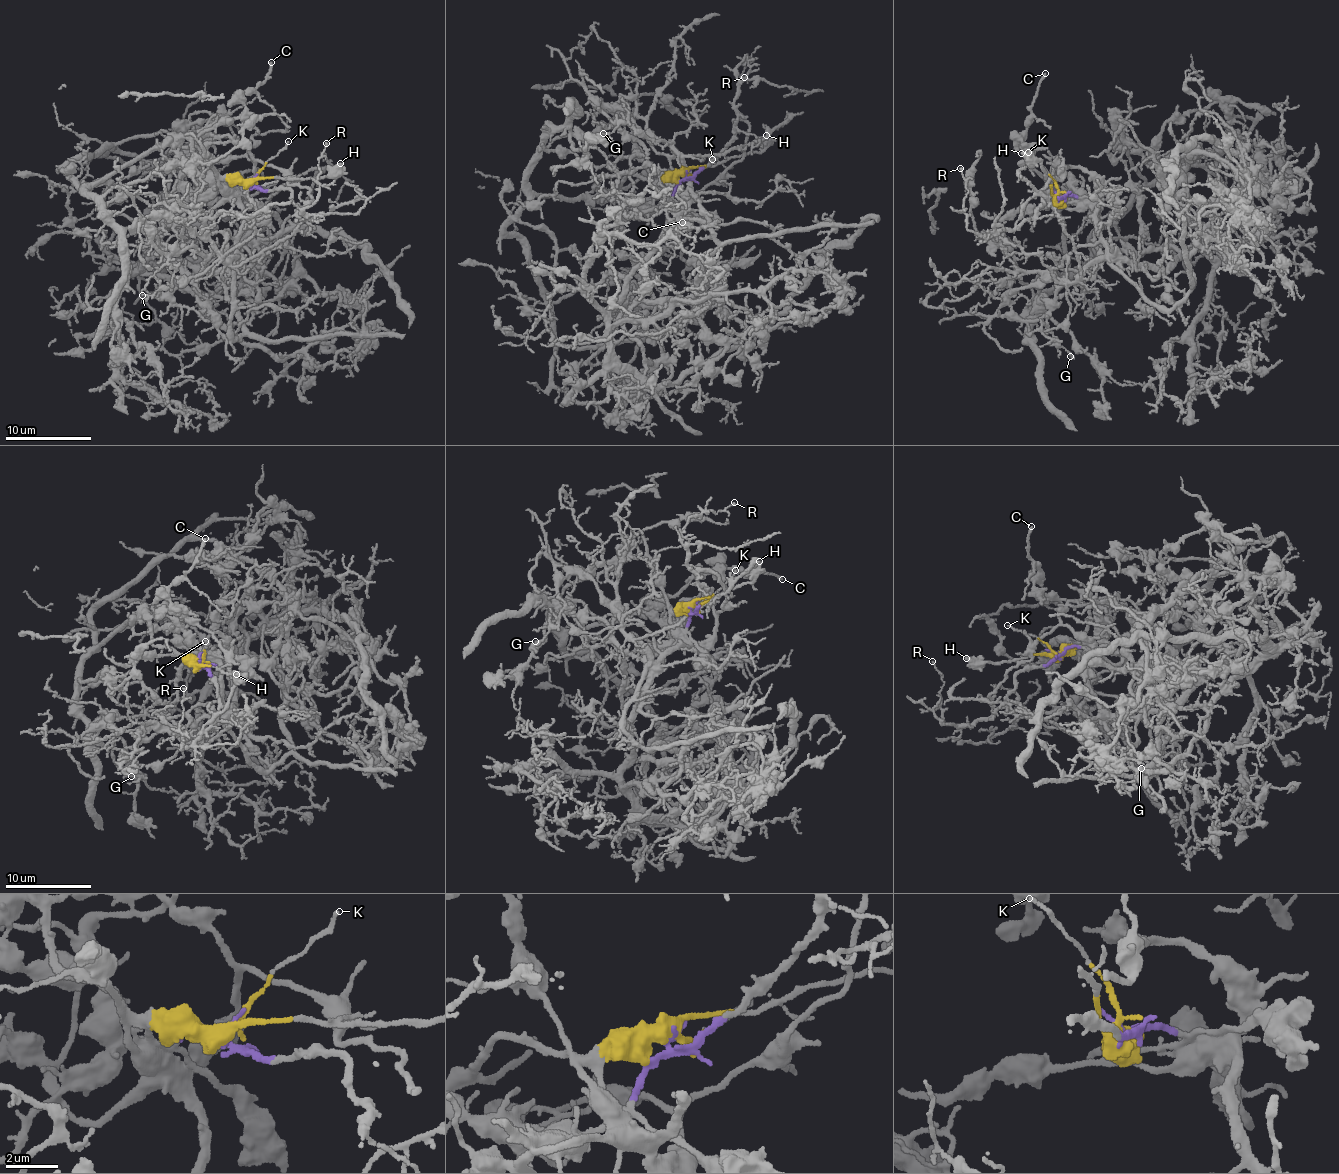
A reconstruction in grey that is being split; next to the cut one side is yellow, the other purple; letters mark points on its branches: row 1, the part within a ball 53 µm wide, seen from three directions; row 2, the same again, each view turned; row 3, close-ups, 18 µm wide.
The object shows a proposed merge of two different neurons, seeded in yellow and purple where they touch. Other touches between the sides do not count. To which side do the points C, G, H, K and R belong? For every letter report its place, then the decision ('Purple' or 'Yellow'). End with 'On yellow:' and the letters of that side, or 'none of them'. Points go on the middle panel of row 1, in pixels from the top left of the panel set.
C: Place: (682, 222). Yellow
G: Place: (603, 133). Purple
H: Place: (766, 135). Yellow
K: Place: (712, 159). Yellow
R: Place: (744, 77). Purple
On yellow: C, H, K

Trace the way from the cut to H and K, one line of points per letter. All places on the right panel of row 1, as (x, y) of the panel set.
H: (1057, 198), (1051, 189), (1052, 180), (1047, 178), (1042, 164), (1020, 152)
K: (1057, 198), (1047, 172), (1029, 152)

